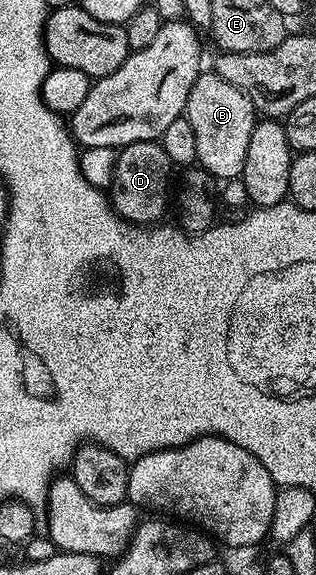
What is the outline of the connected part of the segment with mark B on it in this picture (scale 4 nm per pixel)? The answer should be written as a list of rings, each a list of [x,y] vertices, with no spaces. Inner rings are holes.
[[[214,71],[200,72],[199,78],[193,83],[193,91],[189,91],[185,115],[193,127],[197,138],[198,164],[211,175],[212,178],[226,183],[242,178],[245,167],[245,155],[249,152],[249,139],[253,136],[253,127],[257,120],[256,109],[247,94],[243,93],[231,83],[226,82]]]

